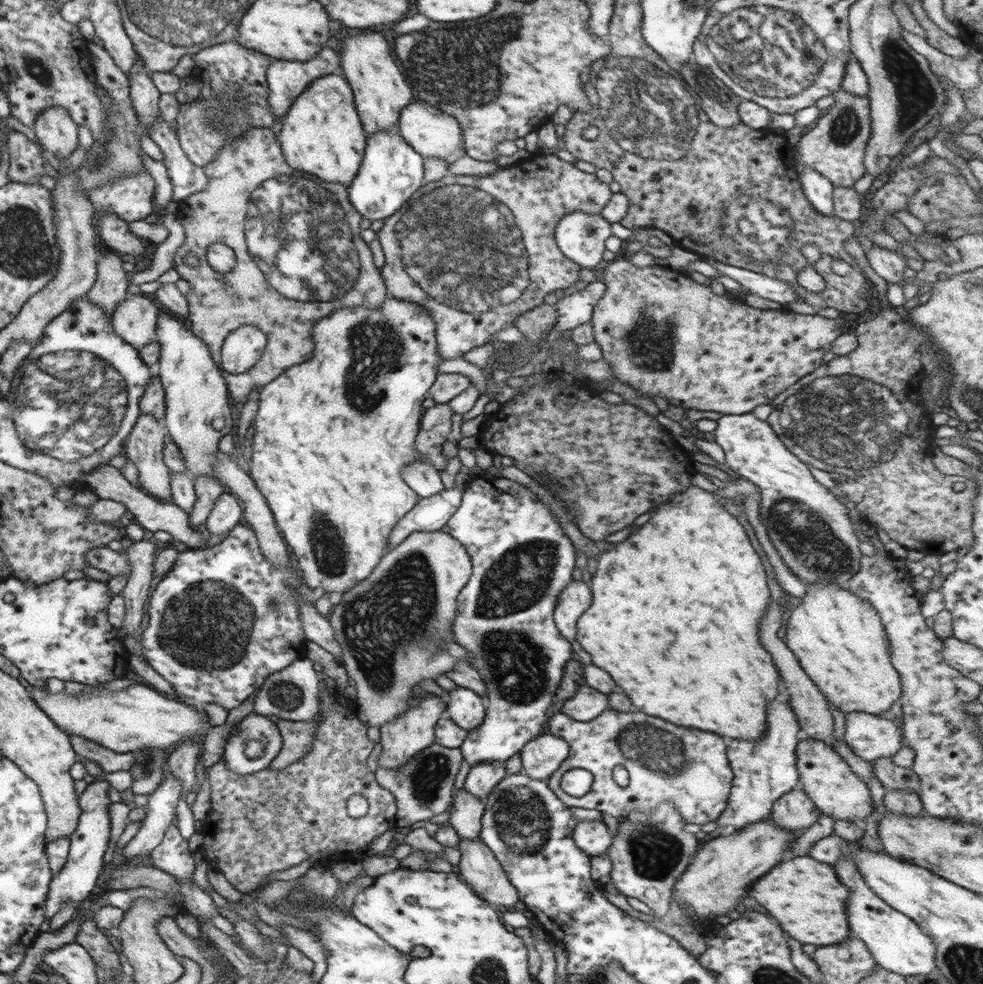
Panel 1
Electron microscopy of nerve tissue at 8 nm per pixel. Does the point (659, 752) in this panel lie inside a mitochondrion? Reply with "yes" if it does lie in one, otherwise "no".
yes

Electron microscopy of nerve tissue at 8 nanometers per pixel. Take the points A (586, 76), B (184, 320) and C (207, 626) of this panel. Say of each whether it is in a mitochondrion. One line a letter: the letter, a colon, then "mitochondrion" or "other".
A: mitochondrion
B: other
C: mitochondrion

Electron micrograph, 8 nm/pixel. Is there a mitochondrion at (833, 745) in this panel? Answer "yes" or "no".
no

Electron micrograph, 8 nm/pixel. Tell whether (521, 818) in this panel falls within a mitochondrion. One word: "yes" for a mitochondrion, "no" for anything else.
yes

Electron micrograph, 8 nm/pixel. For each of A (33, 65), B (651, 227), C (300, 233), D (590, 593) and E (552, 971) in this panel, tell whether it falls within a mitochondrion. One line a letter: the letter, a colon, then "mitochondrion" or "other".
A: mitochondrion
B: other
C: mitochondrion
D: other
E: other

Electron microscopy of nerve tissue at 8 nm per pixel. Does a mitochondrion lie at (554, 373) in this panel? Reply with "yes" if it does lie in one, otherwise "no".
no

